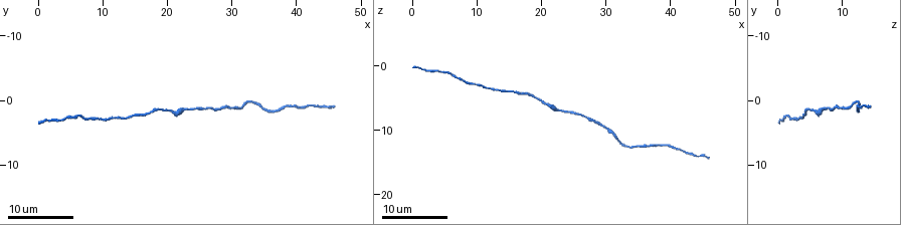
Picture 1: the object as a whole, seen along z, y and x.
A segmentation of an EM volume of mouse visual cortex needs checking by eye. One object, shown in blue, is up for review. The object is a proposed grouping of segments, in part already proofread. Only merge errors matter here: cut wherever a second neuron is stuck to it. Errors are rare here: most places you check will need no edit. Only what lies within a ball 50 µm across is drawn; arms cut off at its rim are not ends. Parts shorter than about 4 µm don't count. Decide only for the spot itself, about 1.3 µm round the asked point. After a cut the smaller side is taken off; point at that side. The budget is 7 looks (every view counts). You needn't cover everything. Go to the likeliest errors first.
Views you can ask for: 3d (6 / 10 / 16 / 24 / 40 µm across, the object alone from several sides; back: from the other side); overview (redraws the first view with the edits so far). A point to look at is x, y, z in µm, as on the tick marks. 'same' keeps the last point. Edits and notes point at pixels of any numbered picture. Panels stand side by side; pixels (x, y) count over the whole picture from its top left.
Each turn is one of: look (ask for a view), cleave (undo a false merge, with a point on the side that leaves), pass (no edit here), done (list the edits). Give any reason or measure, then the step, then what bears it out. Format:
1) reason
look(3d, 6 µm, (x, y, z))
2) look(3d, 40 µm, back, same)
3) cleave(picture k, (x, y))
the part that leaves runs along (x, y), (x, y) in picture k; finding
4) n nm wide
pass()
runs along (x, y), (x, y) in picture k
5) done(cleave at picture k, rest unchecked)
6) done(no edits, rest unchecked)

look(3d, 16 µm, (23.5, 1.5, 6.5))

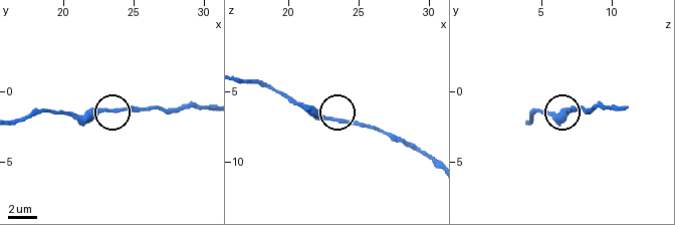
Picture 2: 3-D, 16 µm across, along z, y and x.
look(3d, 6 µm, (23.2, 1.2, 7.0))

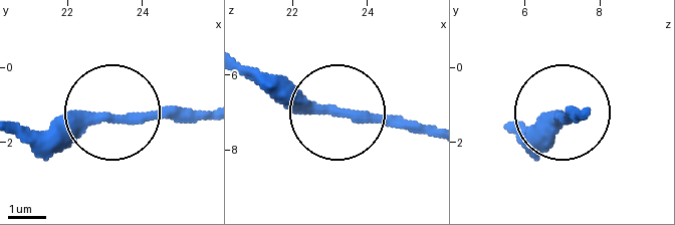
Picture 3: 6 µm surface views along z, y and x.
look(3d, 6 µm, back, (23.10, 1.35, 6.95))

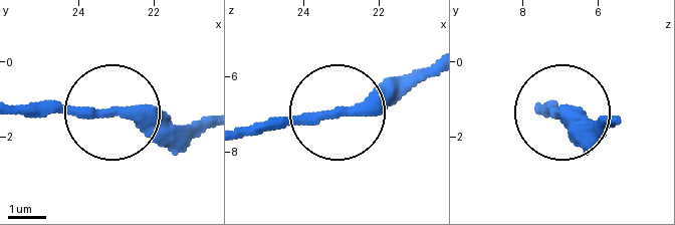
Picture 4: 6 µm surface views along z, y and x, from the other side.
270 nm wide
pass()
runs along (113, 109), (148, 109), (202, 129) in picture 4; one neuron here

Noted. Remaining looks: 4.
a narrow waist
look(3d, 24 µm, (9.5, 2.5, 2.5))

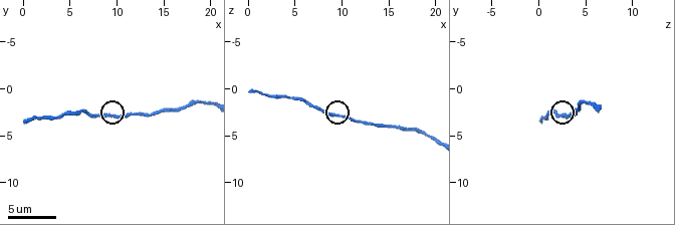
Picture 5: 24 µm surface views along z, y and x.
closer look
look(3d, 6 µm, (9.6, 3.0, 2.8))

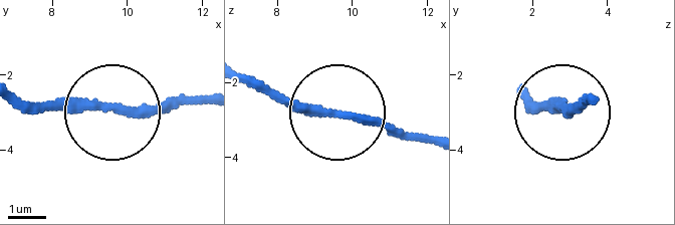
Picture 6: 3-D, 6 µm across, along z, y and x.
210 nm wide
pass()
runs along (433, 140), (298, 107), (241, 82) in picture 6; one neuron here

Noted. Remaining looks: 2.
a narrow waist
look(3d, 10 µm, (4.6, 2.6, 0.8))

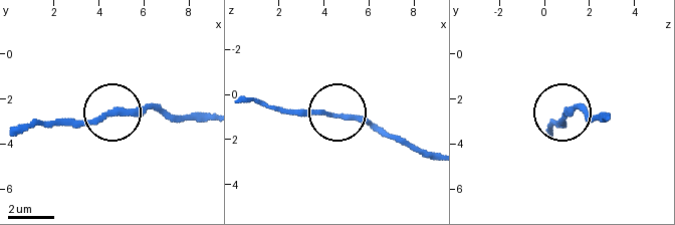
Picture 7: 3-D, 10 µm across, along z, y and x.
look(3d, 10 µm, back, (4.6, 2.7, 0.8))

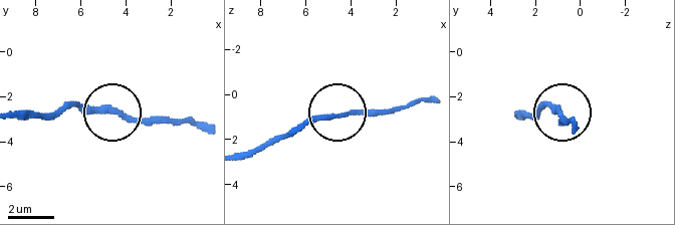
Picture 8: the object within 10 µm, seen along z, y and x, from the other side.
pass()
runs along (513, 115), (548, 105), (566, 121) in picture 8; continuous, no second neuron

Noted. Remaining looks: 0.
done(no edits, rest unchecked)

